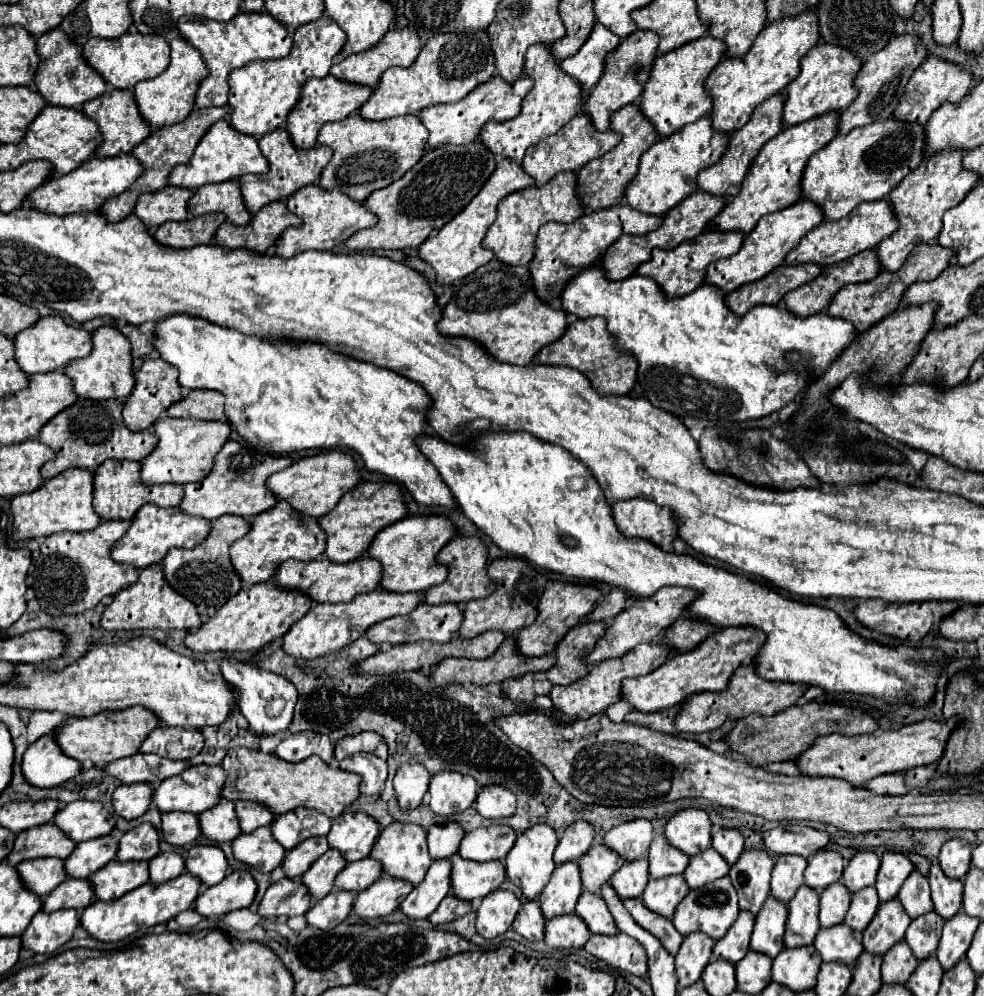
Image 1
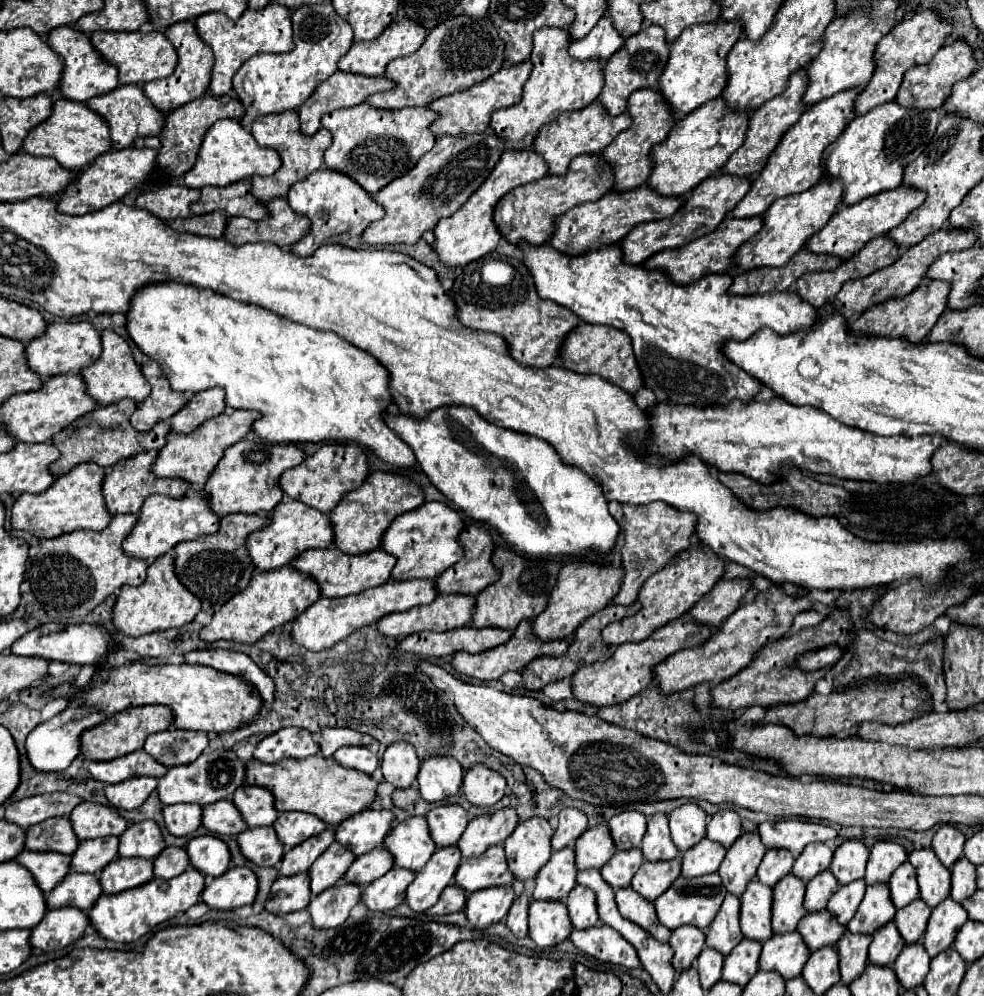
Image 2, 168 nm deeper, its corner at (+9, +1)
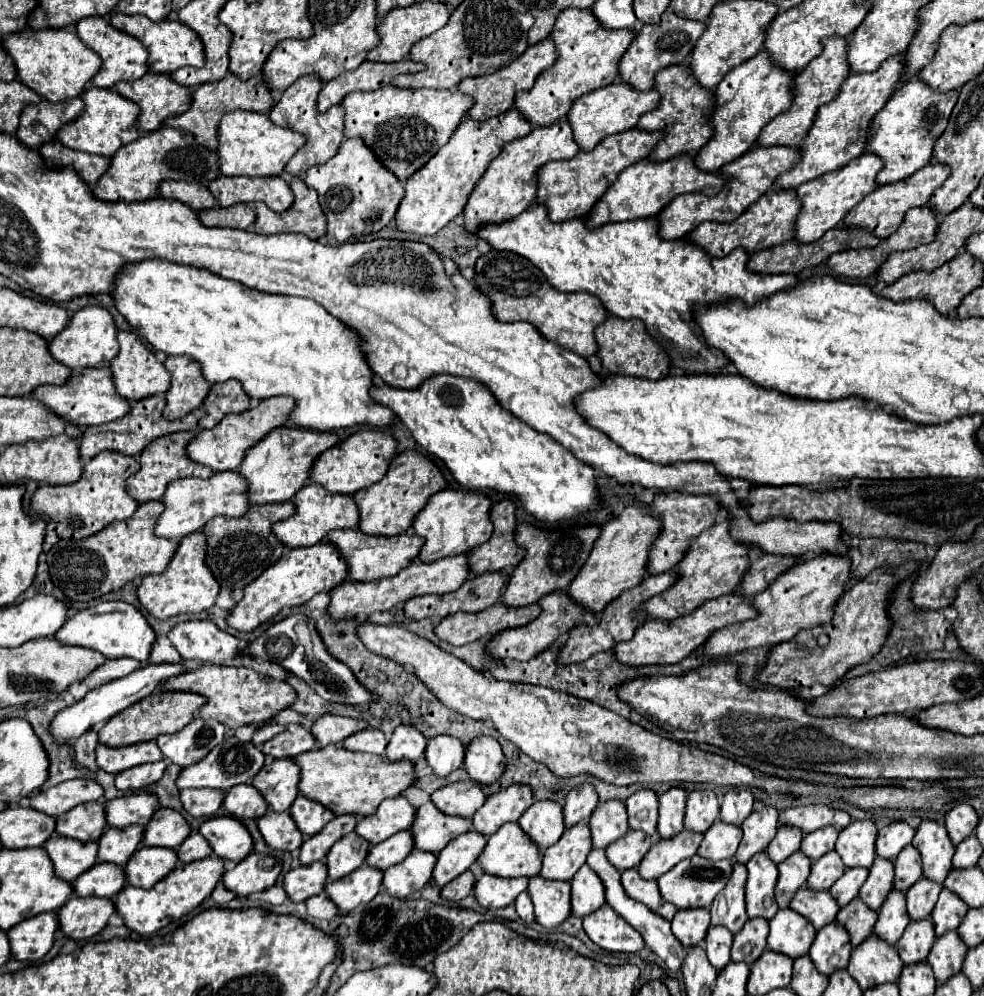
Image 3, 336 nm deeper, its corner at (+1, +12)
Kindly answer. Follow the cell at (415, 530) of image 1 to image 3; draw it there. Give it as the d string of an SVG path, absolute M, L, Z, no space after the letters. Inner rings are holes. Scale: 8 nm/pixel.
M443 489L439 493L435 493L413 521L415 535L425 539L419 559L425 563L431 563L431 561L437 561L443 557L469 553L471 549L485 543L493 533L493 523L489 519L491 505L493 505L493 501L489 499L489 495L477 493L477 491Z

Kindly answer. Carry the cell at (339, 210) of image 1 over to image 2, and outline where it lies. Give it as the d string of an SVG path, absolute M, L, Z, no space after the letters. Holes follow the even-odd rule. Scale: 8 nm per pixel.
M317 170L309 174L305 180L291 186L287 194L289 206L305 214L311 220L311 230L301 238L301 242L293 244L293 254L309 256L323 244L345 244L353 236L361 236L367 224L383 218L383 208L369 196L363 188L359 188L351 178L345 174L337 174L333 170Z

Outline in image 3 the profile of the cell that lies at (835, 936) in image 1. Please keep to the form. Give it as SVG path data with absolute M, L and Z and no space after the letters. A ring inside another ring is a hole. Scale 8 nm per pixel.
M805 885L793 895L789 907L809 919L817 931L835 921L835 915L839 911L839 905L829 895L829 891L811 891Z

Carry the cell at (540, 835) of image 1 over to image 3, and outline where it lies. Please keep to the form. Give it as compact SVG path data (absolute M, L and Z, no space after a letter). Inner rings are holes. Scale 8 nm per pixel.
M535 801L519 817L519 825L543 853L547 847L557 843L565 831L563 807L555 801Z

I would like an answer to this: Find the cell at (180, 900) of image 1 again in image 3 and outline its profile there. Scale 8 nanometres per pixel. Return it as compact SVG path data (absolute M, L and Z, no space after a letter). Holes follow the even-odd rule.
M209 855L203 861L193 861L193 863L177 863L177 867L161 879L153 889L141 889L141 887L131 887L127 885L117 897L115 897L115 907L117 913L125 919L125 925L131 931L137 931L141 935L151 935L157 929L185 917L191 913L195 907L203 903L205 897L211 895L215 885L221 881L225 873L225 861L219 859L217 855Z

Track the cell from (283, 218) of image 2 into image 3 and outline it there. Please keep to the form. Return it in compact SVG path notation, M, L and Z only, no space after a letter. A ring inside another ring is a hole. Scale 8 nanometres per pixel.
M301 177L291 179L291 189L295 193L295 203L289 211L273 213L265 203L257 203L255 233L275 235L275 233L303 233L311 239L321 239L327 233L327 219L319 205L317 193L309 189Z

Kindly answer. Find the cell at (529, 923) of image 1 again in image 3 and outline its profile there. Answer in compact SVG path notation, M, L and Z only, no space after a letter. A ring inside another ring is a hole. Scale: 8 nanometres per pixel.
M523 891L517 901L515 901L515 909L517 909L517 915L521 917L523 923L533 923L535 921L535 915L533 915L533 903L531 903L531 897L527 891Z

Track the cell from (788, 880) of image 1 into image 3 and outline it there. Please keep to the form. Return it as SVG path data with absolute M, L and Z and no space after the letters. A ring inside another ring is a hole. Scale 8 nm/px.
M779 827L775 839L769 843L767 847L767 853L771 857L773 863L781 863L785 861L789 855L793 855L795 851L799 851L799 845L801 845L801 839L803 839L803 831L795 829L795 827Z

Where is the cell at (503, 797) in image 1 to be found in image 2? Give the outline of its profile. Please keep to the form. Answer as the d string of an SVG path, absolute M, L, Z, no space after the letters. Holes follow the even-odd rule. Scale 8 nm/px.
M473 766L463 776L463 794L473 806L479 808L497 804L503 798L505 788L505 780L485 766Z

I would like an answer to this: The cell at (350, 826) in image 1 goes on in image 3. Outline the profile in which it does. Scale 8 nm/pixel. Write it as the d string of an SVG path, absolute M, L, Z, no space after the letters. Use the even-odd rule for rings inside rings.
M399 795L381 801L377 813L363 817L357 823L355 831L371 845L377 845L395 835L397 831L409 829L413 821L415 821L415 807L403 795Z

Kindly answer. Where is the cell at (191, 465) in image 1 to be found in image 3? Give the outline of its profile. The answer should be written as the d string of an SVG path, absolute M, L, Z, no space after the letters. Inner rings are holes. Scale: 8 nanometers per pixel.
M269 397L269 399L263 399L251 411L243 411L243 413L237 413L237 415L227 415L213 429L199 431L197 437L189 443L187 453L189 453L189 457L193 461L211 467L215 473L217 471L237 469L239 463L243 461L243 455L247 453L247 449L251 445L259 443L273 429L283 427L289 421L289 415L291 415L293 409L295 409L295 399L291 399L291 397Z

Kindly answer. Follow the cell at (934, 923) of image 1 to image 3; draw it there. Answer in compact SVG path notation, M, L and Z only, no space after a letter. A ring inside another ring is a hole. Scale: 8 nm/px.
M921 877L915 885L911 885L911 889L905 893L907 895L907 913L911 919L925 919L931 915L939 891L943 887L931 879Z

